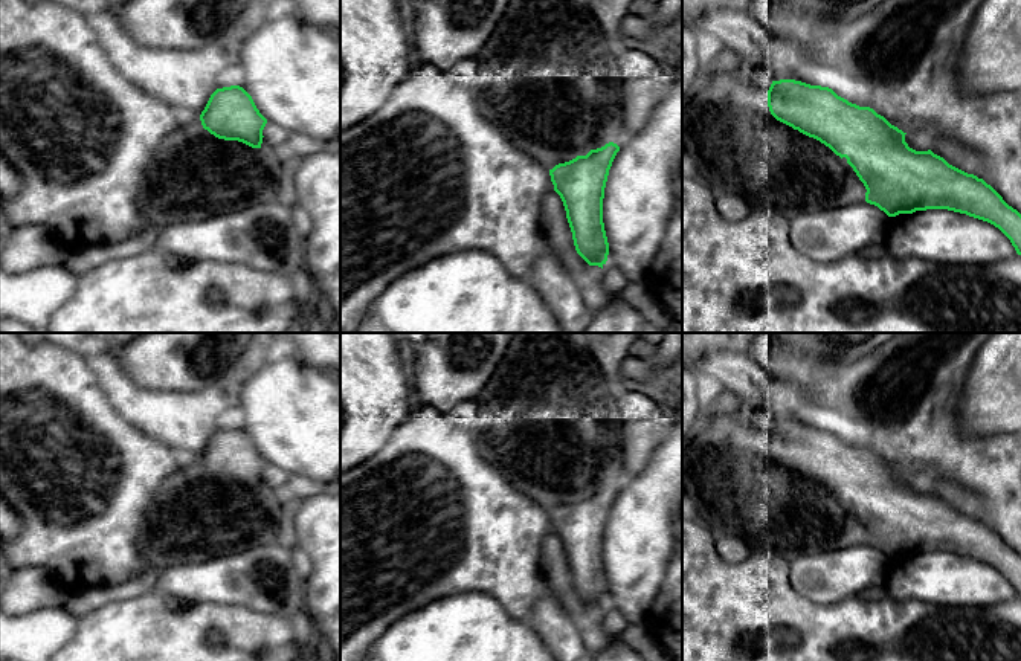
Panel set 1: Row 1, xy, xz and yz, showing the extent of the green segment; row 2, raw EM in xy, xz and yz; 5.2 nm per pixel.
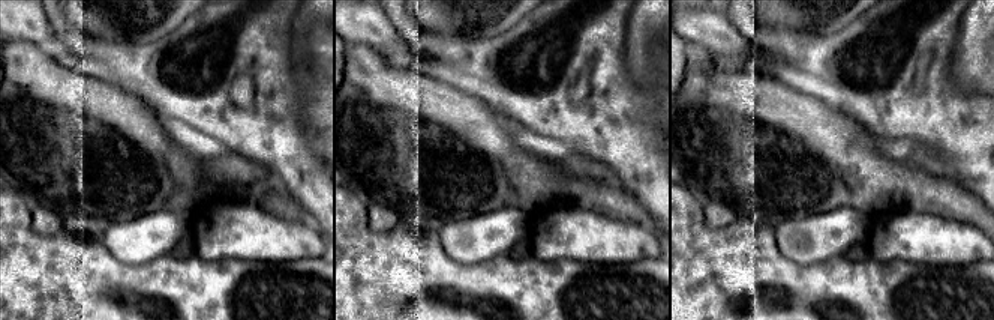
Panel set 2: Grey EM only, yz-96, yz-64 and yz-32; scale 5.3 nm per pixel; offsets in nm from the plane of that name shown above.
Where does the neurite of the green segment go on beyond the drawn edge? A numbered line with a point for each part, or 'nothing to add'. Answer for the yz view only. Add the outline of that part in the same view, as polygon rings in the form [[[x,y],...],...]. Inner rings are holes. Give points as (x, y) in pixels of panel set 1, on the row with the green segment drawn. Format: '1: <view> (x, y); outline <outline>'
1: yz (736, 145); outline [[[737,69],[728,75],[699,70],[697,84],[682,98],[682,154],[696,168],[696,177],[713,191],[740,195],[751,209],[777,211],[787,221],[801,212],[844,208],[865,202],[865,186],[853,168],[820,140],[777,121],[768,107],[772,79],[760,72],[743,75]]]

